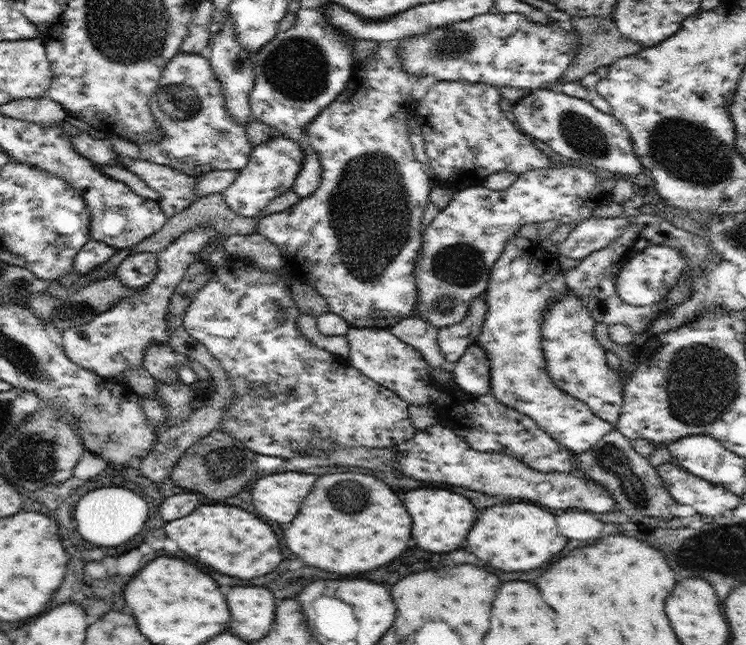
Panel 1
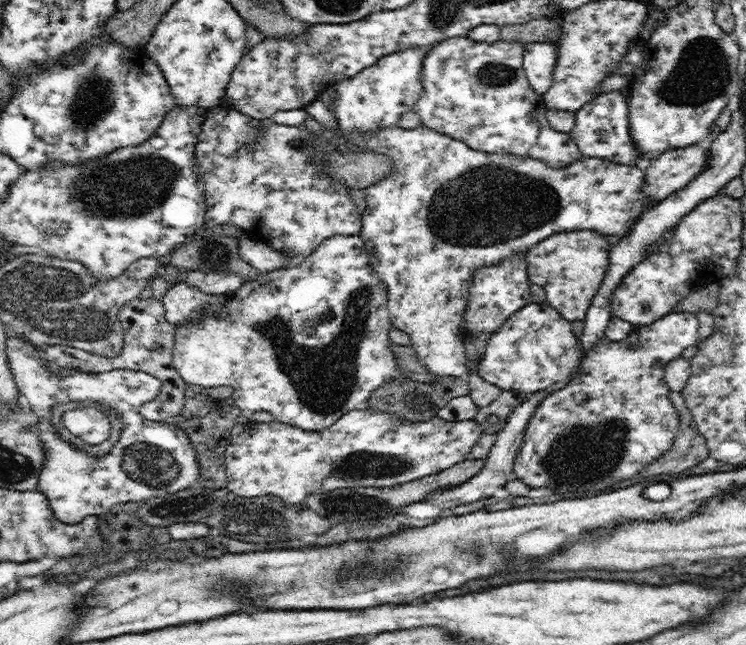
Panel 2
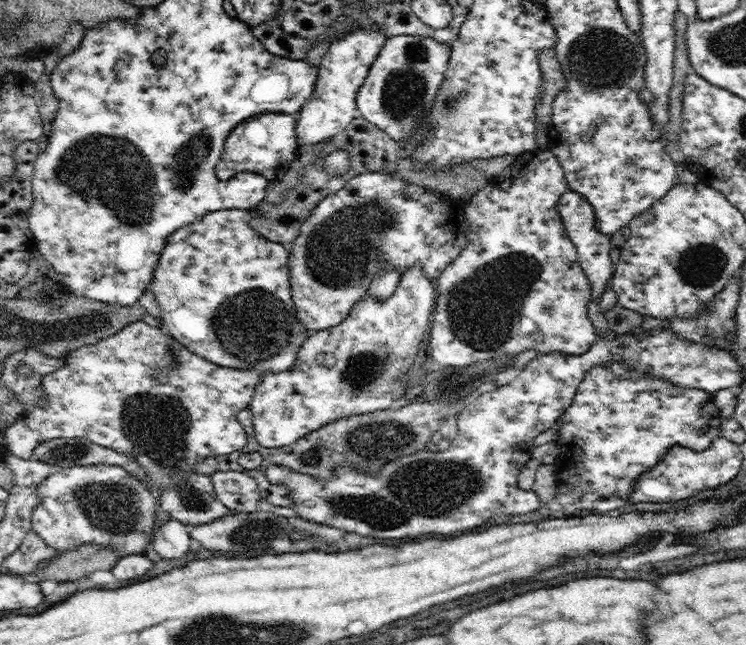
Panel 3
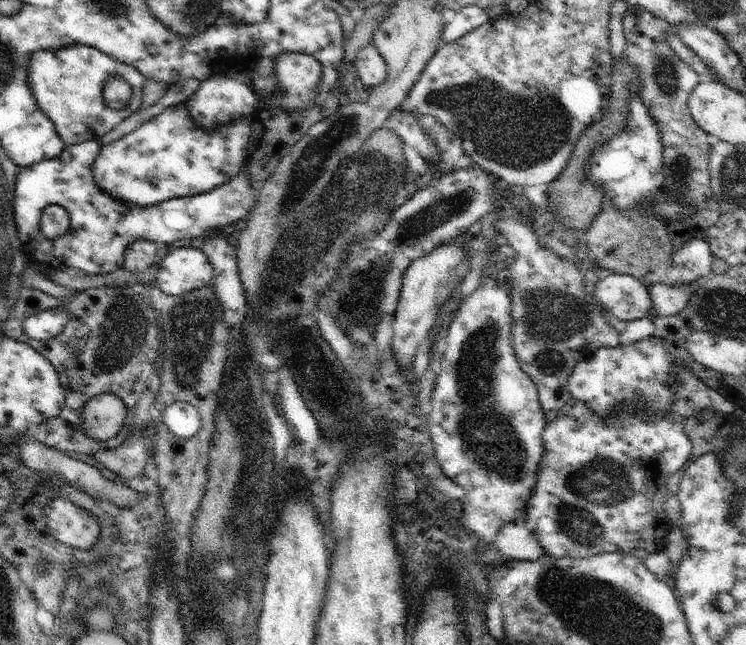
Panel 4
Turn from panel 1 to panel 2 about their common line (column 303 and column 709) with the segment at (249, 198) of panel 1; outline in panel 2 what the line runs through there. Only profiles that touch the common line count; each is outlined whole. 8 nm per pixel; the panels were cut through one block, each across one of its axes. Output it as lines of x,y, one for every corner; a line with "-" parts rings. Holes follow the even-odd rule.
694,144
686,148
672,148
651,160
646,172
644,195
658,202
682,190
705,172
711,160
709,144

